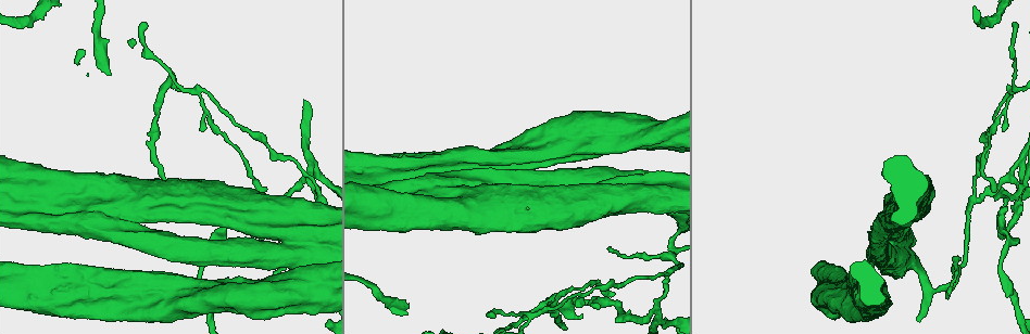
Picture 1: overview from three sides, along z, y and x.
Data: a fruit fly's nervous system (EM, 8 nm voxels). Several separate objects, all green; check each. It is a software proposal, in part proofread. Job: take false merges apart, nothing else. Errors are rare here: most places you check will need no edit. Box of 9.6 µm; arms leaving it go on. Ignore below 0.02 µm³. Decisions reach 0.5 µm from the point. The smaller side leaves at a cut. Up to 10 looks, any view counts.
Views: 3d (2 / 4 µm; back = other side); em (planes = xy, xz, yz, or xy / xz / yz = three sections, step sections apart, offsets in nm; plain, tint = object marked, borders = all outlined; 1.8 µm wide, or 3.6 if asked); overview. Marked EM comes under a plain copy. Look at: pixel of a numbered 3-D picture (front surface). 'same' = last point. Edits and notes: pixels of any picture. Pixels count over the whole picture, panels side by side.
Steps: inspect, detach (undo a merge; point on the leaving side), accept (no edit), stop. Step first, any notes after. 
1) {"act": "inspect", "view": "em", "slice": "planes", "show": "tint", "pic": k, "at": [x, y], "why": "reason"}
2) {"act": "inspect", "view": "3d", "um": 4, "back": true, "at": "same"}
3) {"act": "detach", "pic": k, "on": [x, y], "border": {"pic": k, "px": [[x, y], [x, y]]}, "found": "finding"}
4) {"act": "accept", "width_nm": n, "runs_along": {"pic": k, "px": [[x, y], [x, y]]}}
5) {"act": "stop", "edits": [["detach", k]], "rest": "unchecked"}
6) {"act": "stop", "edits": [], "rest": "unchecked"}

{"act": "inspect", "view": "3d", "um": 4, "pic": 1, "at": [406, 166], "why": "thick turns thin"}

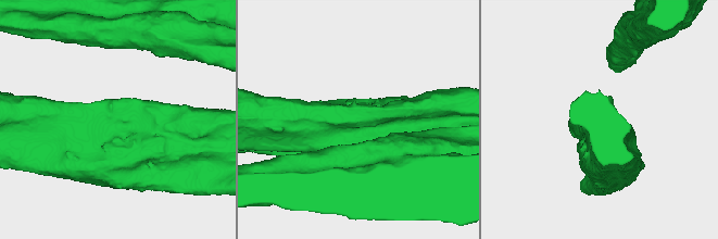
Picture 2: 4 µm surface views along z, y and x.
{"act": "inspect", "view": "em", "um": 3.6, "slice": "planes", "show": "tint", "pic": 2, "at": [359, 121]}

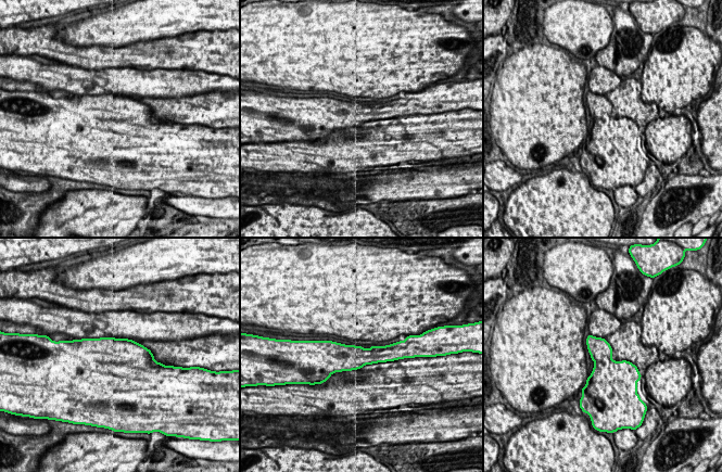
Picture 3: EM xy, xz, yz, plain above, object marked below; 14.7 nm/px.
{"act": "accept", "found": "all the same cell"}

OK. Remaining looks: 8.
{"act": "inspect", "view": "3d", "um": 4, "back": true, "pic": 1, "at": [30, 213], "why": "abrupt turn"}

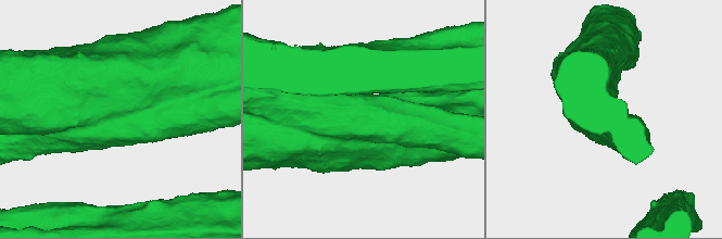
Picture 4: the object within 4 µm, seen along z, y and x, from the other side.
{"act": "inspect", "view": "em", "um": 3.6, "slice": "xz", "step": 4, "show": "tint", "pic": 4, "at": [364, 126]}

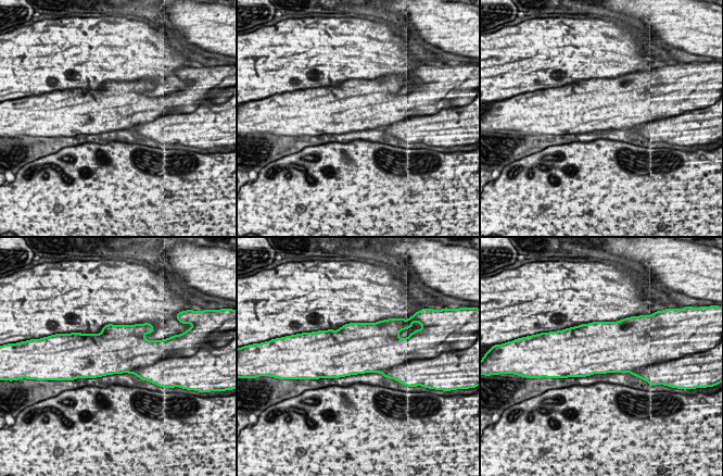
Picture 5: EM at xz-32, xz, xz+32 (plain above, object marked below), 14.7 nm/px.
{"act": "inspect", "view": "em", "um": 3.6, "slice": "planes", "show": "tint", "at": "same", "why": "cut it another way"}

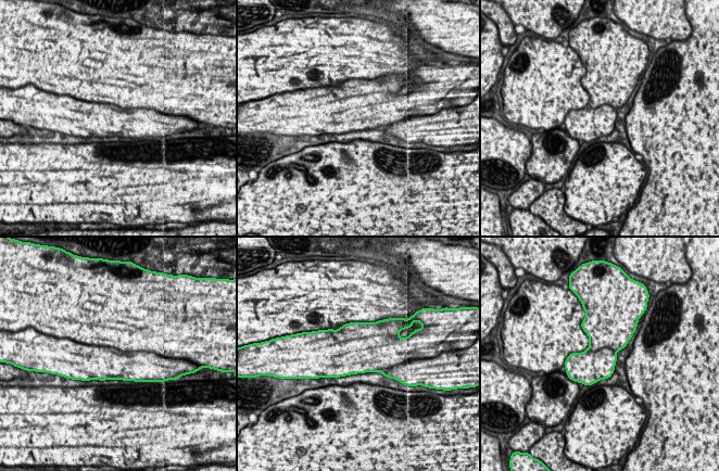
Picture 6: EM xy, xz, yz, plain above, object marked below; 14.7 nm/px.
{"act": "accept", "found": "one cell here"}

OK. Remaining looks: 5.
{"act": "inspect", "view": "em", "um": 3.6, "slice": "xy", "step": 16, "show": "tint", "pic": 1, "at": [471, 195], "why": "thick turns thin"}

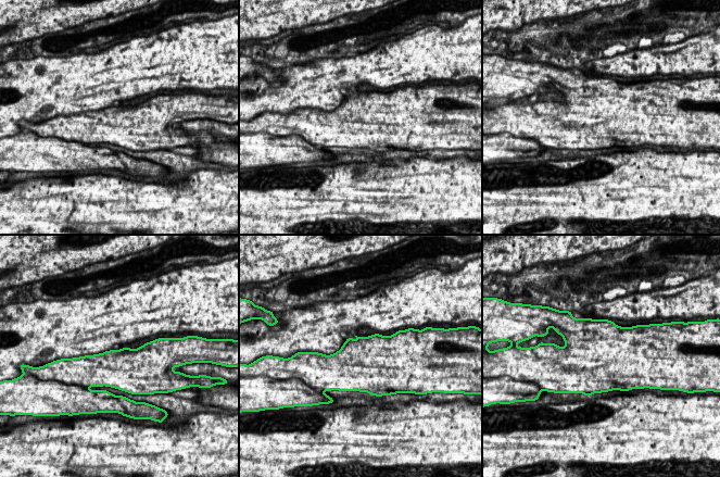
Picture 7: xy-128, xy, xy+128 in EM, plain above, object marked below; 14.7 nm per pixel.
{"act": "accept", "width_nm": 420, "found": "continuous, no second cell"}

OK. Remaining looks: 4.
{"act": "inspect", "view": "em", "um": 3.6, "slice": "xy", "step": 8, "show": "tint", "pic": 1, "at": [310, 285], "why": "calibre changes"}

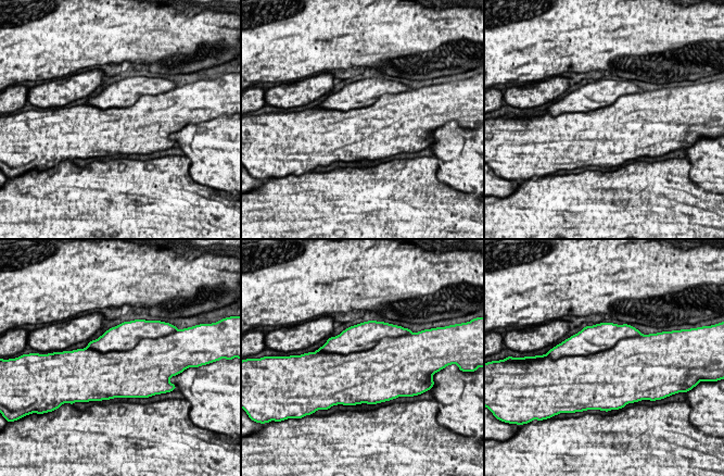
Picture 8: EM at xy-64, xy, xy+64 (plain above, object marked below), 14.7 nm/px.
{"act": "accept", "found": "all the same cell"}

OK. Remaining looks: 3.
{"act": "stop", "edits": [], "rest": "unchecked"}

